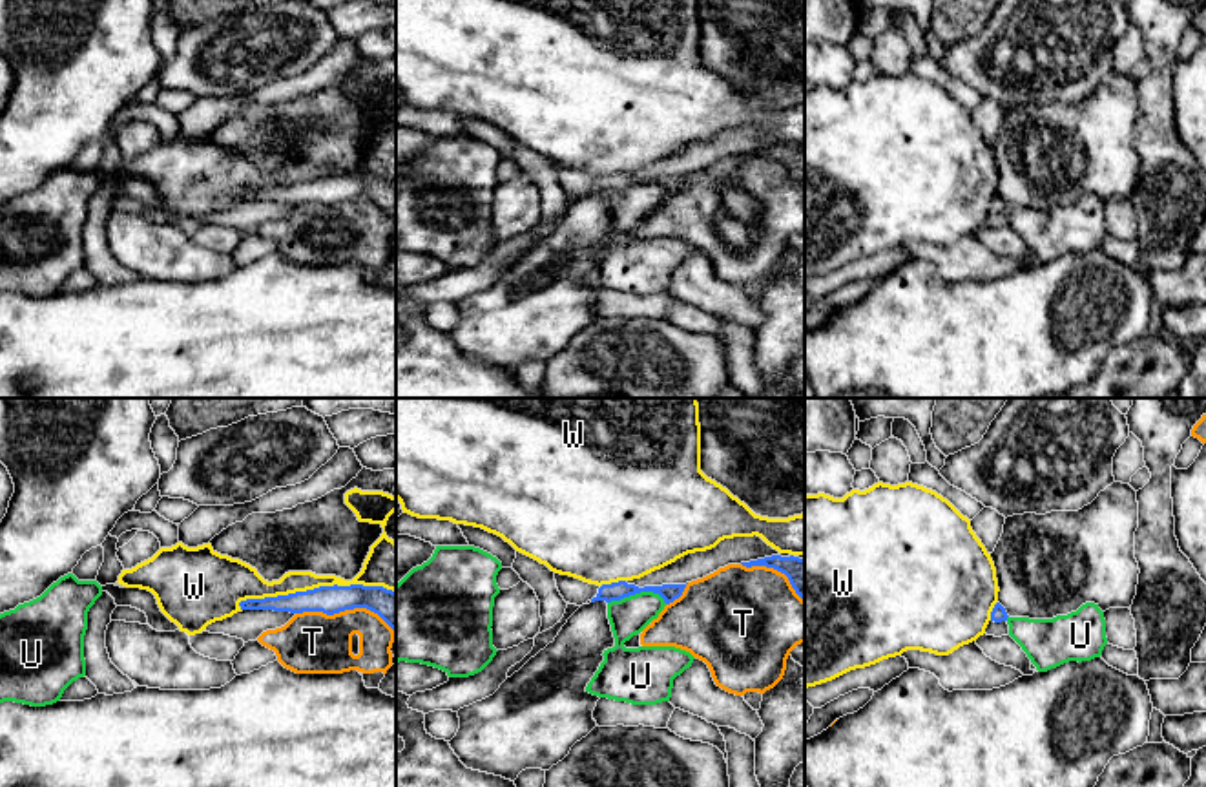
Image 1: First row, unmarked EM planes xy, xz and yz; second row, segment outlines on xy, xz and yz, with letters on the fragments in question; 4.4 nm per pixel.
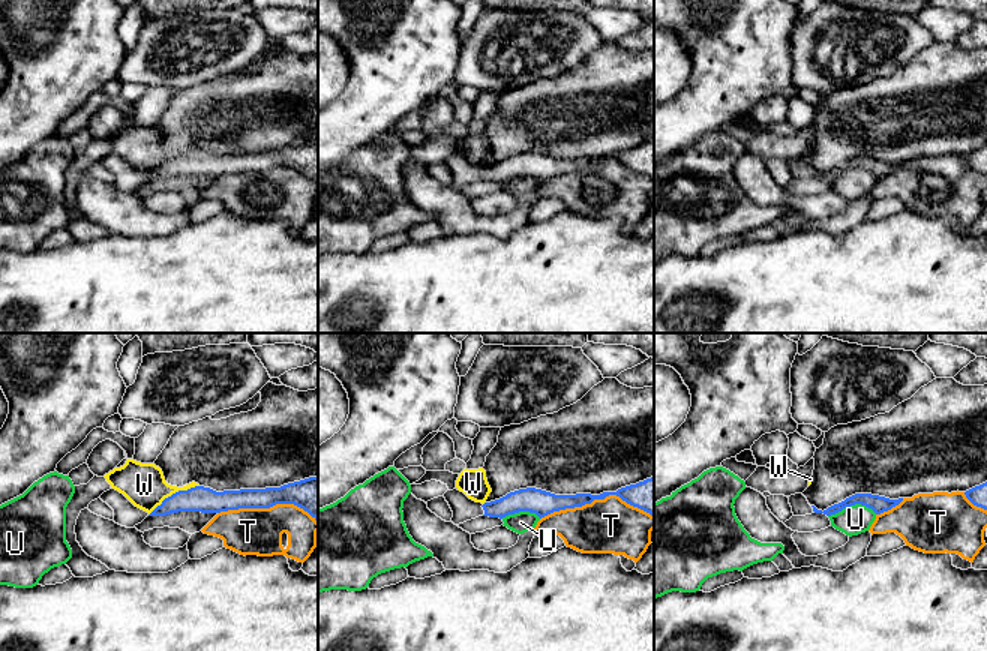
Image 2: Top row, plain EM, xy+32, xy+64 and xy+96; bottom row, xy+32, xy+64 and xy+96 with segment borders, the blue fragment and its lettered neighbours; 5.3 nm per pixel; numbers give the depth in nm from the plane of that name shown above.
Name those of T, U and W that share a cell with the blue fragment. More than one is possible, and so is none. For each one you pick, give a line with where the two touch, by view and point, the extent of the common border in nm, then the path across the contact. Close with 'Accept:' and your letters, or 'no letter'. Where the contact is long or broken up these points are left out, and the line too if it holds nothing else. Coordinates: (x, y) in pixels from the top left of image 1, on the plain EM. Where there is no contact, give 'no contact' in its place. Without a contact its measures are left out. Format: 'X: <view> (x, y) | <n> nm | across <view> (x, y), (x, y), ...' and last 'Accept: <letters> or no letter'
Accept: no letter

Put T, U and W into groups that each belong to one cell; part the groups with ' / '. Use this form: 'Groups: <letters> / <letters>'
Groups: T / U / W

